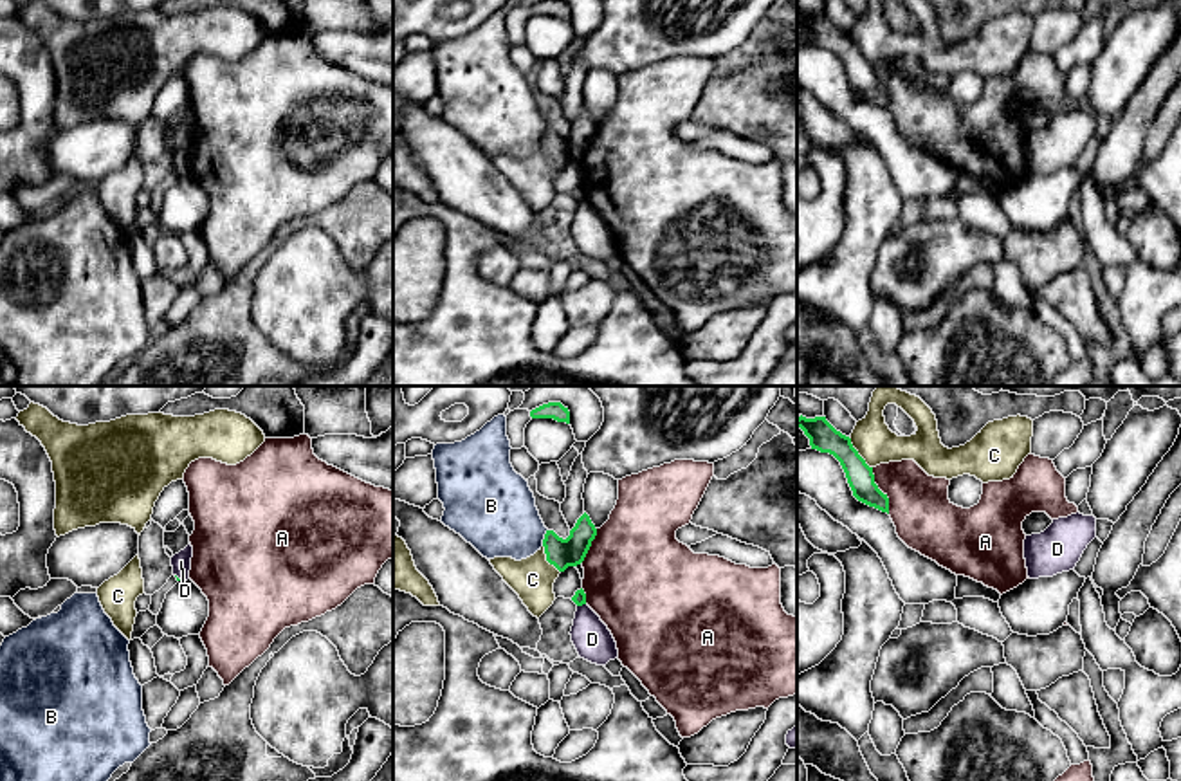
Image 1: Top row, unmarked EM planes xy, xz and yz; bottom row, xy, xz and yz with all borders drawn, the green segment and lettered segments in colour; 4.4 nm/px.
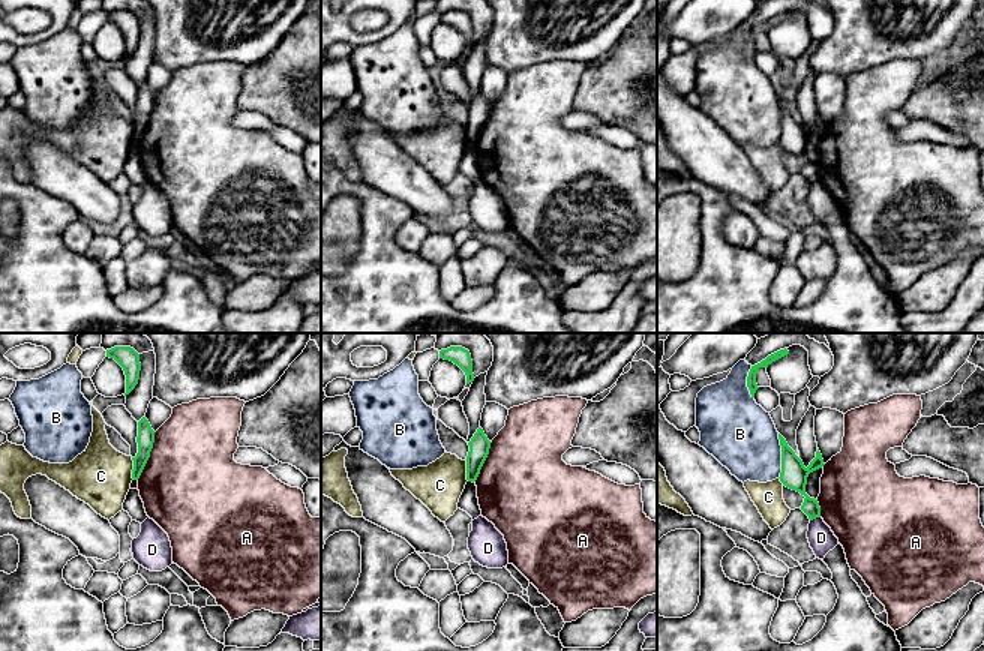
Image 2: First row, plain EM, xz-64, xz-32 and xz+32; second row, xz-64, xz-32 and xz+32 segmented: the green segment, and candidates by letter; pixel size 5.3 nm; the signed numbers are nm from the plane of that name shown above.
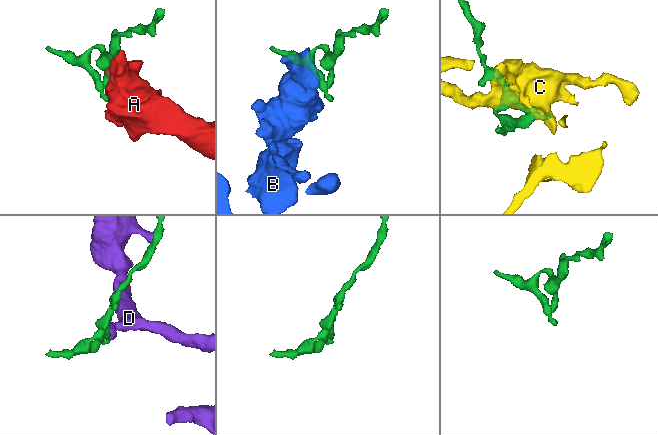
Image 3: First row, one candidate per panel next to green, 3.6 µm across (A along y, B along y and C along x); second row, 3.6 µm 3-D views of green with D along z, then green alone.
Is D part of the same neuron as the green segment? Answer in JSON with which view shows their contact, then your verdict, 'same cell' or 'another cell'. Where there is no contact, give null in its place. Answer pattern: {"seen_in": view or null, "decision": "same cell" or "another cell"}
{"seen_in": "xz", "decision": "another cell"}

